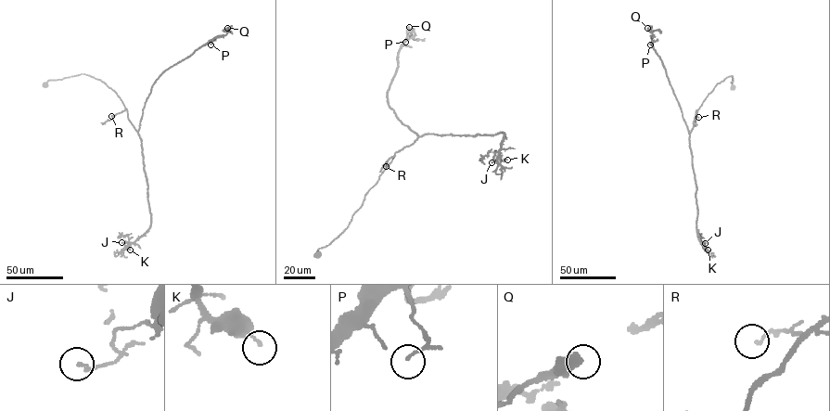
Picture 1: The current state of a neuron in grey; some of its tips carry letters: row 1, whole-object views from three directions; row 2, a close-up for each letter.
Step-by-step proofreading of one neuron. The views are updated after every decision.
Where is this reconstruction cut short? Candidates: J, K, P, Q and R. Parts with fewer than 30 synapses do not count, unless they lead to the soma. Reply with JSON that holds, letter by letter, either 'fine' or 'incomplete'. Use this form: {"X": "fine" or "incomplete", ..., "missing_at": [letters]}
{"J": "fine", "K": "fine", "P": "fine", "Q": "fine", "R": "fine", "missing_at": []}

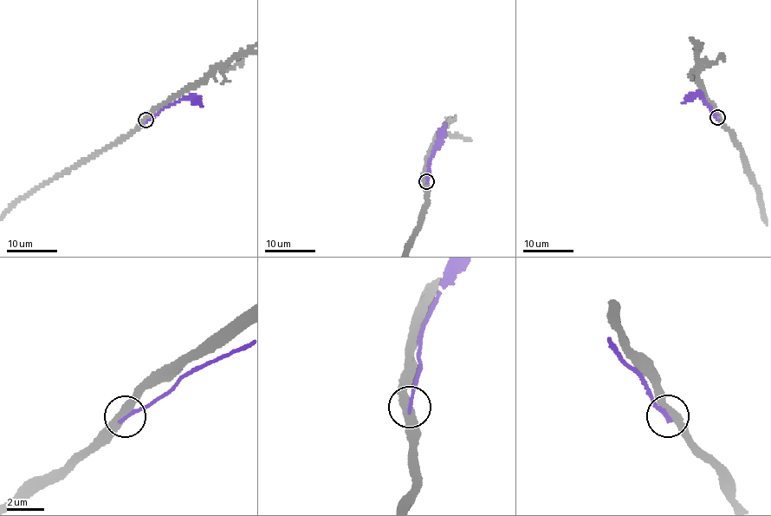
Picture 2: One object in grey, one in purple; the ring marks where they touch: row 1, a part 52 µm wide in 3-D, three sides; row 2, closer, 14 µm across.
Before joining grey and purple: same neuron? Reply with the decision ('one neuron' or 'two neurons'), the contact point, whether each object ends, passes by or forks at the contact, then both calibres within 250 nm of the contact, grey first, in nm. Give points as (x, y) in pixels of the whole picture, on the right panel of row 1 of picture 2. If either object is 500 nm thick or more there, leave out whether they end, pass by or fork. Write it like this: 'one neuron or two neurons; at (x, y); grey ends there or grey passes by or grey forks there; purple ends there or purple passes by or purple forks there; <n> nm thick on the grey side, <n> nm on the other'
two neurons; at (717, 117); grey passes by; purple ends there; 440 nm thick on the grey side, 200 nm on the other

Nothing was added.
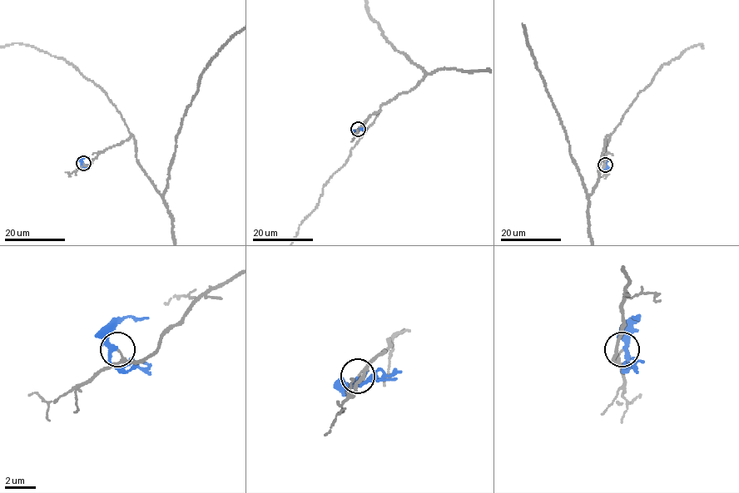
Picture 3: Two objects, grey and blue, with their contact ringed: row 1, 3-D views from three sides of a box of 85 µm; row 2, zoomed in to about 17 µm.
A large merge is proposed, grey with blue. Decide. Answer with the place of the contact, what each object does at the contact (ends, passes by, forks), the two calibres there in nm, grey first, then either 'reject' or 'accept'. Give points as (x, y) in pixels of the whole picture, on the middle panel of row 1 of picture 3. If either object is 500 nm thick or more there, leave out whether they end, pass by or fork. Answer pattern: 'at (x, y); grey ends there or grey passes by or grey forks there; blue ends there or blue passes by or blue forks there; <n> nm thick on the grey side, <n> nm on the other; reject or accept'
at (358, 129); grey passes by; blue passes by; 130 nm thick on the grey side, 240 nm on the other; reject

